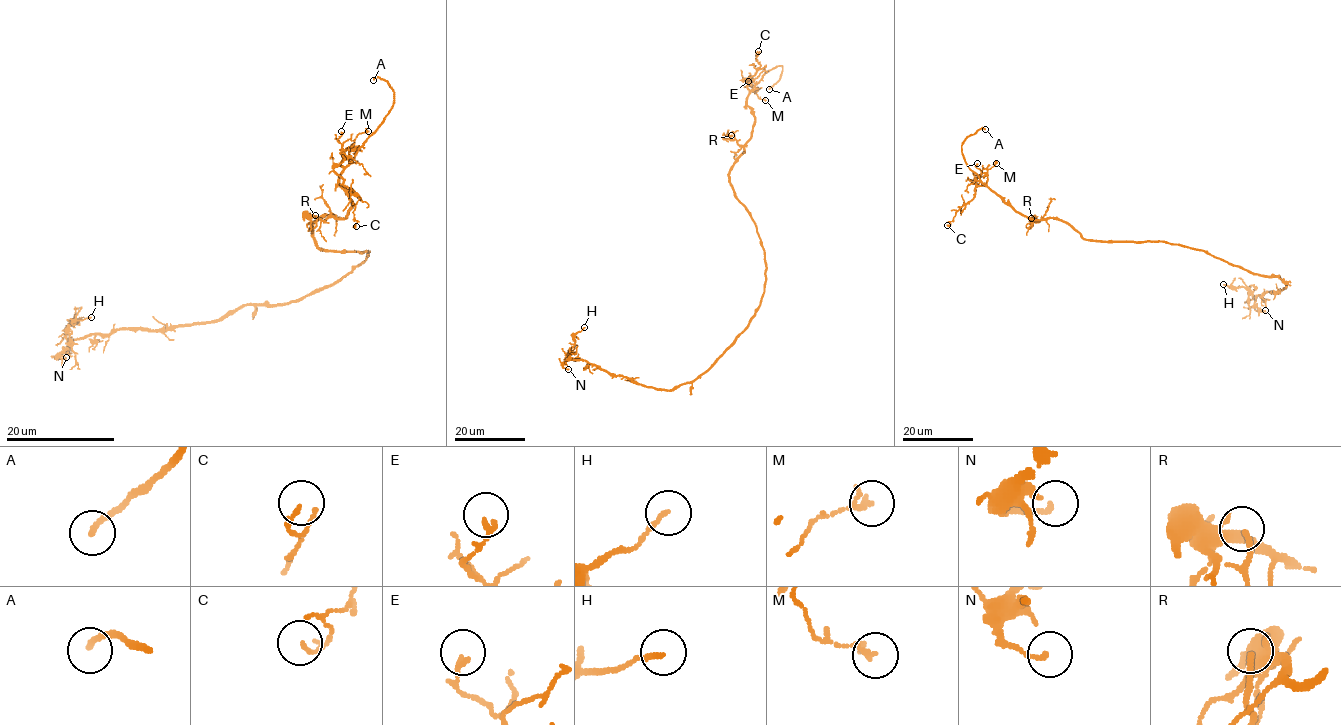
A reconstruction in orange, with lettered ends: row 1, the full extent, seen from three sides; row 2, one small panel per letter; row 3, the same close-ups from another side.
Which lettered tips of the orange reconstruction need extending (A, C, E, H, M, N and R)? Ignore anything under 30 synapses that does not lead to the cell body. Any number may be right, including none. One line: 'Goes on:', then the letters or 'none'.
Goes on: A

